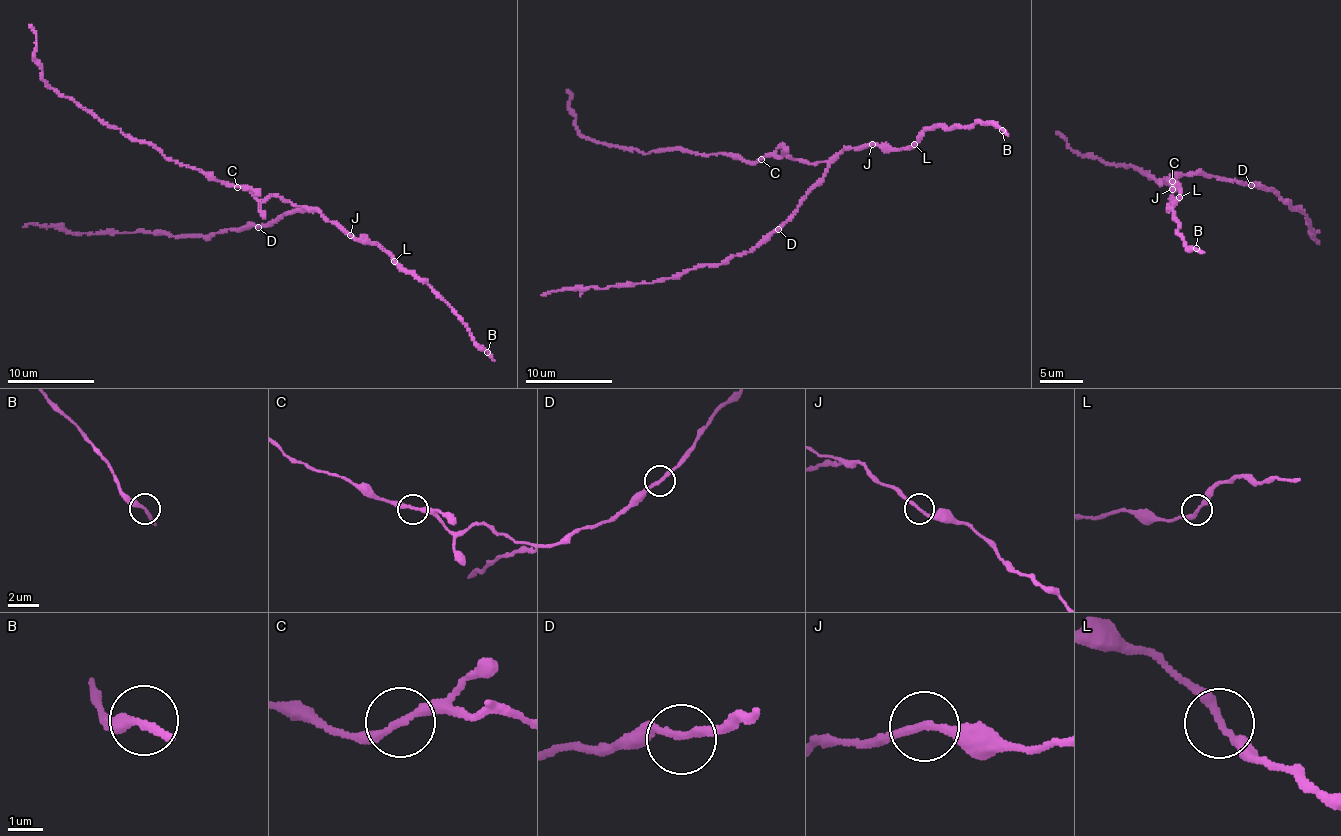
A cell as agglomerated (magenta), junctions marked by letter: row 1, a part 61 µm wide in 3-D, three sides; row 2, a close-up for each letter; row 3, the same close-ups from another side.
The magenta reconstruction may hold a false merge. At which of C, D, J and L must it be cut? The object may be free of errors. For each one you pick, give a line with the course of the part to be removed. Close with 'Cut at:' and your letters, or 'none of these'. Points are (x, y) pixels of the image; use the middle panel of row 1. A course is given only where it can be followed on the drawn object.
Cut at: none of these

